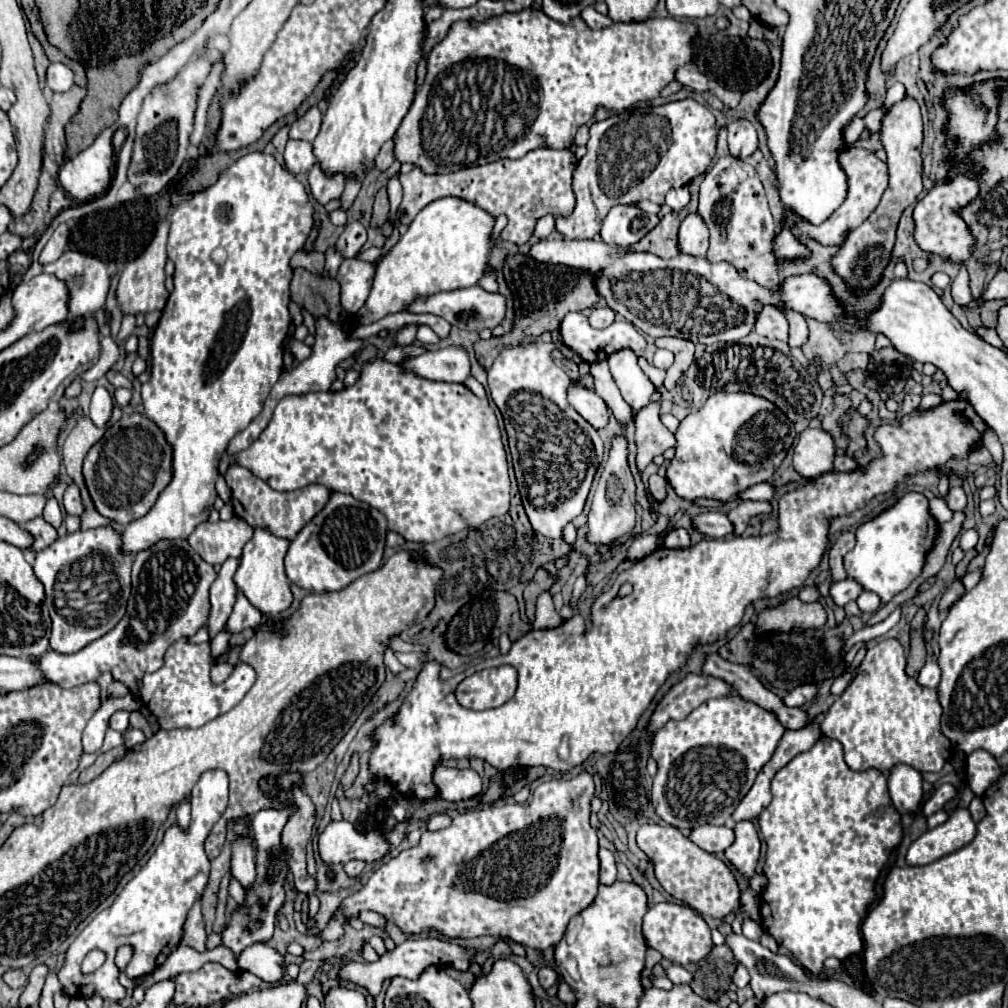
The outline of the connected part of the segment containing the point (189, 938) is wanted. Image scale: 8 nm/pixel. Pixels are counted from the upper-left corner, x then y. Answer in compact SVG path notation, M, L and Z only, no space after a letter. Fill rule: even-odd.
M200 902L194 904L194 908L188 914L188 920L184 924L184 938L182 944L198 950L198 952L206 952L206 932L204 932L204 920L202 920L202 912L200 912Z

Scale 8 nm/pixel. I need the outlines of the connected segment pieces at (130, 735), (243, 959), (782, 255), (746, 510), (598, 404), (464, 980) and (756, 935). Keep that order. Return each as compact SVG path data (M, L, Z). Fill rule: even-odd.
M128 728L128 730L122 734L122 740L124 740L126 748L132 748L132 746L136 746L136 744L144 742L144 740L146 740L146 736L144 736L140 730L136 730L136 728Z
M254 944L246 948L238 960L238 966L240 970L248 970L270 984L280 982L284 974L282 956L272 946L266 944Z
M788 226L788 230L782 230L776 234L776 240L774 240L774 252L778 256L778 260L790 260L790 258L800 258L800 256L808 256L808 248L802 246L792 228Z
M746 500L746 502L738 502L726 516L734 524L734 536L740 536L746 530L748 520L752 516L770 514L770 510L772 510L770 502L750 502L750 500Z
M572 382L568 388L568 402L594 428L604 428L608 424L608 408L604 400L596 392L580 386L580 382Z
M474 964L468 972L458 972L458 970L454 970L454 968L446 968L444 972L446 972L450 978L458 980L466 990L470 990L470 988L472 988L472 984L474 984L474 980L480 976L480 966L478 966L478 964Z
M746 920L744 926L742 926L742 934L744 934L746 938L750 938L750 940L760 940L760 936L762 936L762 928L760 928L758 922Z

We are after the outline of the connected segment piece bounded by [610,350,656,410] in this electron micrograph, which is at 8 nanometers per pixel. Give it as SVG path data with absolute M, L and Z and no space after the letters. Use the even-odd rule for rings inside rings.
M632 350L614 352L610 356L610 370L620 388L622 398L634 410L640 410L650 402L656 388L650 382L650 378L642 372L642 368L638 366L638 360L634 360Z

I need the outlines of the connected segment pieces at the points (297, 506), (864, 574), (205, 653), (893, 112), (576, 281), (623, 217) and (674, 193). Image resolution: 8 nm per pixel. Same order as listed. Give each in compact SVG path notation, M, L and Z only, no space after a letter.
M240 466L228 468L226 482L232 488L232 504L234 504L236 516L246 520L254 528L264 526L272 534L286 538L286 540L294 540L294 536L302 530L302 526L308 524L326 506L326 500L330 500L330 494L332 494L322 484L310 484L294 492L276 492L264 480L256 478L250 470L240 468Z
M908 492L878 518L862 524L856 530L856 546L844 556L846 574L850 580L858 582L862 590L878 594L882 604L886 604L892 596L906 590L912 580L920 576L936 536L938 522L930 514L928 498L918 492Z
M188 638L176 640L164 654L164 666L158 668L156 672L142 676L142 680L138 682L138 698L152 712L152 716L156 716L160 728L164 730L200 728L206 722L232 710L252 688L256 672L250 664L240 662L240 650L242 646L228 644L224 654L226 662L232 664L232 674L222 684L212 684L210 668L216 658L210 652L210 642L190 644Z
M904 96L904 100L894 104L890 110L886 110L880 128L880 142L888 154L886 164L888 164L890 184L876 210L856 230L852 230L846 236L844 246L832 260L834 270L854 288L872 288L882 278L882 270L890 260L890 252L896 240L898 220L904 208L914 204L918 194L922 192L922 156L920 156L922 116L920 116L920 106L912 96Z
M522 252L506 256L504 266L502 266L502 274L504 274L506 284L512 290L512 298L514 298L514 326L504 336L496 336L490 340L478 340L474 344L476 358L486 370L492 366L492 362L500 350L510 348L510 346L518 346L528 336L536 338L544 332L552 332L560 326L562 318L568 312L580 312L580 310L592 308L600 300L598 292L592 286L592 278L588 274L568 268L568 266L542 264Z
M614 206L608 216L604 218L604 234L600 232L600 236L604 238L604 242L612 242L612 244L618 244L620 248L628 248L632 244L636 244L638 240L642 240L654 226L658 224L658 216L656 214L648 214L648 212L642 212L634 206Z
M686 186L676 188L676 190L670 190L670 192L666 194L666 206L668 206L670 210L682 210L688 202L690 202L690 192L688 192Z

